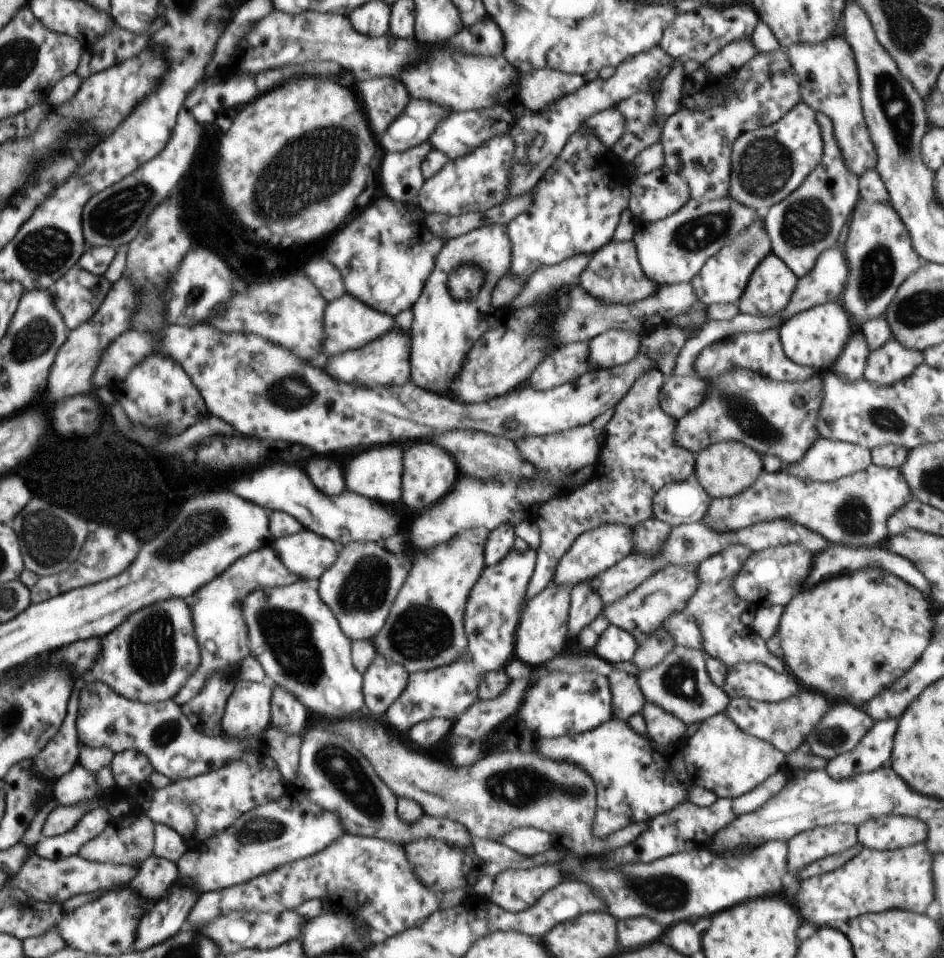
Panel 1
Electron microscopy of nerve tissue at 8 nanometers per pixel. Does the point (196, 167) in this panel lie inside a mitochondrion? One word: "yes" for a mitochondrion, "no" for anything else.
no

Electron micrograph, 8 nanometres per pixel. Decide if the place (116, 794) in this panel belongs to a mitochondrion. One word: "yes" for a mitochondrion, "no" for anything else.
no

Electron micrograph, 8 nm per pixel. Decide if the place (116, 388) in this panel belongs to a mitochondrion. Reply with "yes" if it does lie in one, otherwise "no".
no

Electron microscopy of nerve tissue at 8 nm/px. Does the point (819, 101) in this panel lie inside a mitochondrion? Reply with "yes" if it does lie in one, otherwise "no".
no

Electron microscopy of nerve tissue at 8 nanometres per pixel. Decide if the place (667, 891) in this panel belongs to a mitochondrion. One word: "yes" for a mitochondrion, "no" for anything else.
yes

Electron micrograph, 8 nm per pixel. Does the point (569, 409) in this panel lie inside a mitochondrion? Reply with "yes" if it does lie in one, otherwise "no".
yes

